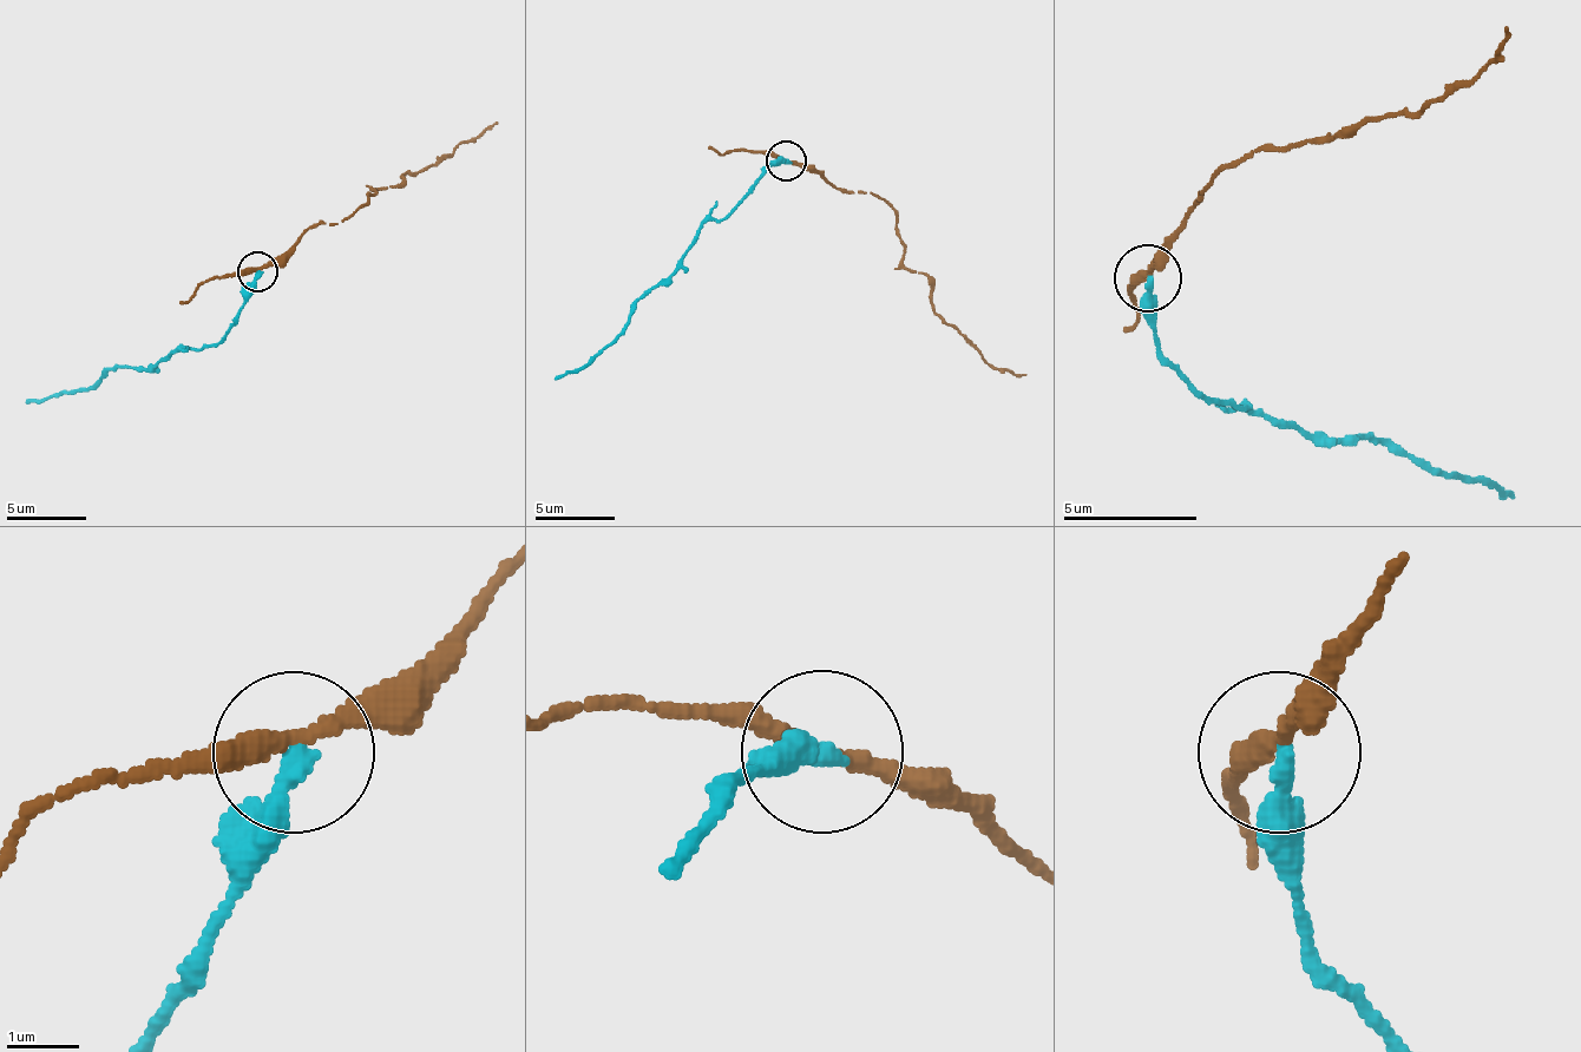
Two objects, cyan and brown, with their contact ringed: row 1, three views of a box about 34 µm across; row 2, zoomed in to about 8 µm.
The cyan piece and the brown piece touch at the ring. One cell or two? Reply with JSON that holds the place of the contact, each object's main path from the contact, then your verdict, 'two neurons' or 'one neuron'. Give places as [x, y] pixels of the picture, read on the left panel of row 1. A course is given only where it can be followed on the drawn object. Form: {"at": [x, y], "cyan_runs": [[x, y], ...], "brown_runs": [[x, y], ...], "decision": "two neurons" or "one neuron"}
{"at": [257, 271], "cyan_runs": [[258, 273], [238, 316], [215, 344], [178, 348], [158, 365], [111, 368], [86, 388], [71, 388], [26, 405]], "brown_runs": [[255, 273], [282, 256], [319, 224], [351, 217], [374, 192], [399, 184], [402, 177], [439, 164], [498, 120]], "decision": "two neurons"}

